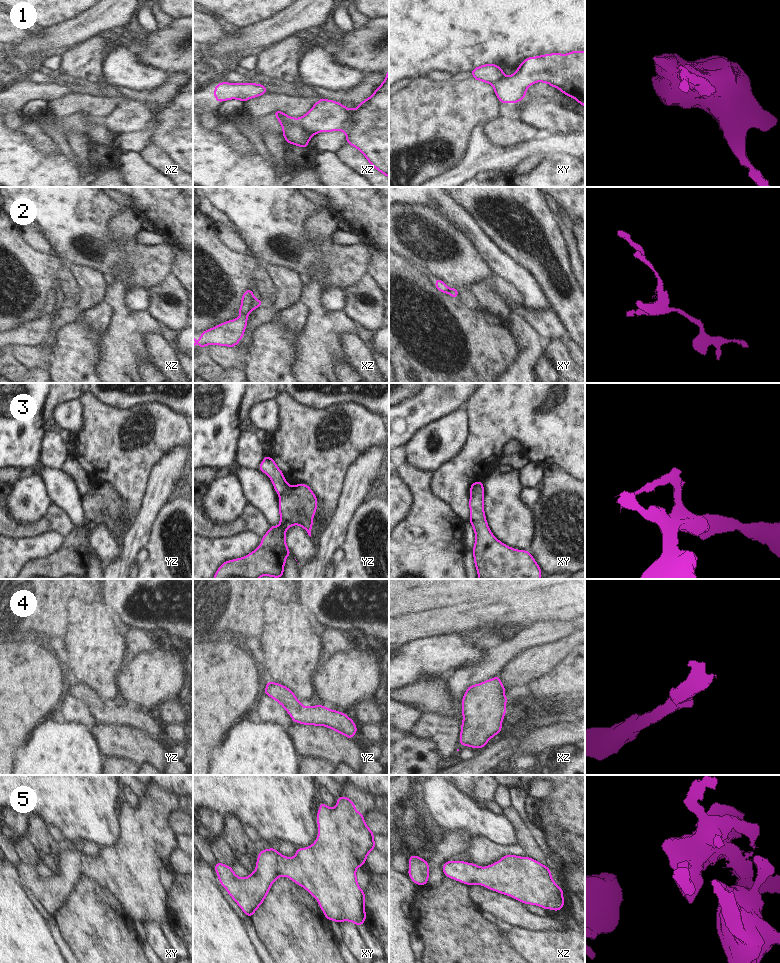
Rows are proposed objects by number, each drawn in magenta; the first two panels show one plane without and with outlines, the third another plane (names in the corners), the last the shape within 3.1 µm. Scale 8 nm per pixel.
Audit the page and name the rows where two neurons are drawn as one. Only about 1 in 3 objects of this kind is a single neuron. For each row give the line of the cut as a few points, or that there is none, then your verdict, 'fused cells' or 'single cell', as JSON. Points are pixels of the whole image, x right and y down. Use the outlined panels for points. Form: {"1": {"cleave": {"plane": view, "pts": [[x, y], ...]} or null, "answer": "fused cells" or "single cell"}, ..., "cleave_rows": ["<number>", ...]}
{"1": {"cleave": {"plane": "xz", "pts": [[298, 118], [301, 127], [311, 136]]}, "answer": "fused cells"}, "2": {"cleave": {"plane": "xz", "pts": [[254, 300], [250, 310]]}, "answer": "fused cells"}, "3": {"cleave": {"plane": "xy", "pts": [[482, 485], [470, 489]]}, "answer": "fused cells"}, "4": {"cleave": null, "answer": "single cell"}, "5": {"cleave": null, "answer": "single cell"}, "cleave_rows": ["1", "2", "3"]}

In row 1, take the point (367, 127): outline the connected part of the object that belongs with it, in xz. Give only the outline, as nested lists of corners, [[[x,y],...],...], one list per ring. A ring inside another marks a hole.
[[[389,70],[373,95],[357,108],[349,109],[337,101],[320,98],[299,120],[303,130],[311,136],[319,132],[344,131],[346,143],[360,150],[368,162],[389,179]]]

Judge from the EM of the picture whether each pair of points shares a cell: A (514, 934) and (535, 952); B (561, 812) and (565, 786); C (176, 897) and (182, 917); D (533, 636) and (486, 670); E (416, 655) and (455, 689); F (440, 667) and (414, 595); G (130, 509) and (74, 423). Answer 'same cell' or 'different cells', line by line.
A: same cell
B: same cell
C: same cell
D: same cell
E: different cells
F: different cells
G: different cells

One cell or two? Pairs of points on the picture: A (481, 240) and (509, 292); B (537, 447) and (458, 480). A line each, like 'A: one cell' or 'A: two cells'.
A: two cells
B: one cell

